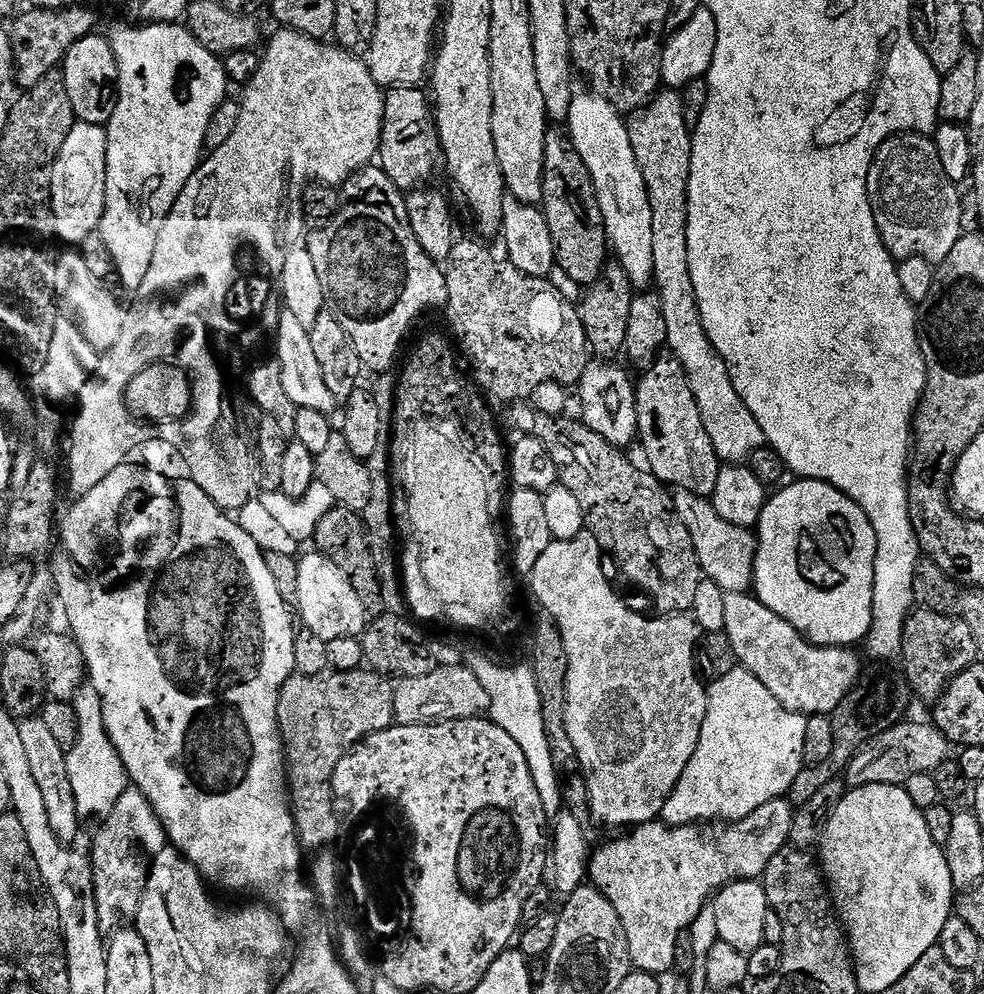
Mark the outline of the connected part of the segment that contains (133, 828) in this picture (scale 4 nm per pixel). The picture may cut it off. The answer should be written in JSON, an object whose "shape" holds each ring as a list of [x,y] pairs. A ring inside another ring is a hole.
{"shape":[[[130,786],[118,798],[118,806],[105,816],[96,832],[90,859],[92,862],[92,885],[98,906],[100,927],[112,930],[121,923],[123,912],[131,913],[140,903],[148,885],[148,869],[152,860],[166,847],[162,822],[157,818],[152,804],[139,788]],[[120,920],[120,921],[119,921]]]}

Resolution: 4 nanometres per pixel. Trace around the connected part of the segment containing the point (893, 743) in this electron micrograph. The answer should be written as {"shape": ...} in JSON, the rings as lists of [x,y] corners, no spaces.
{"shape":[[[908,723],[894,725],[890,730],[878,734],[878,738],[874,738],[866,746],[859,748],[854,759],[846,766],[846,784],[849,789],[865,788],[871,784],[903,786],[910,778],[914,778],[914,774],[932,772],[949,759],[950,740],[939,728],[931,723]]]}

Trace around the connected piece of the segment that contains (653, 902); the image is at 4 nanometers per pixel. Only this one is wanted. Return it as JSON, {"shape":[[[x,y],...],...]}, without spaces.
{"shape":[[[784,798],[771,800],[766,802],[766,806],[754,810],[754,814],[731,821],[727,826],[701,826],[699,823],[673,826],[663,822],[638,824],[627,834],[621,835],[624,837],[593,851],[589,859],[588,875],[593,885],[606,894],[627,892],[627,925],[629,922],[632,926],[644,926],[641,932],[629,931],[627,942],[632,958],[644,957],[643,971],[659,976],[675,967],[674,960],[682,931],[685,933],[691,929],[698,914],[705,911],[717,890],[736,880],[759,881],[763,877],[770,860],[785,848],[790,840],[794,808],[793,805],[788,805],[788,802]]]}

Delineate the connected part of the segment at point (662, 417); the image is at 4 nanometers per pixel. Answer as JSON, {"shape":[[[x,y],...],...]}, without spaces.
{"shape":[[[661,354],[643,371],[644,377],[636,384],[636,409],[638,440],[646,448],[647,467],[665,485],[677,484],[677,489],[711,497],[718,464],[708,452],[696,449],[707,449],[709,442],[682,362],[671,354]]]}

